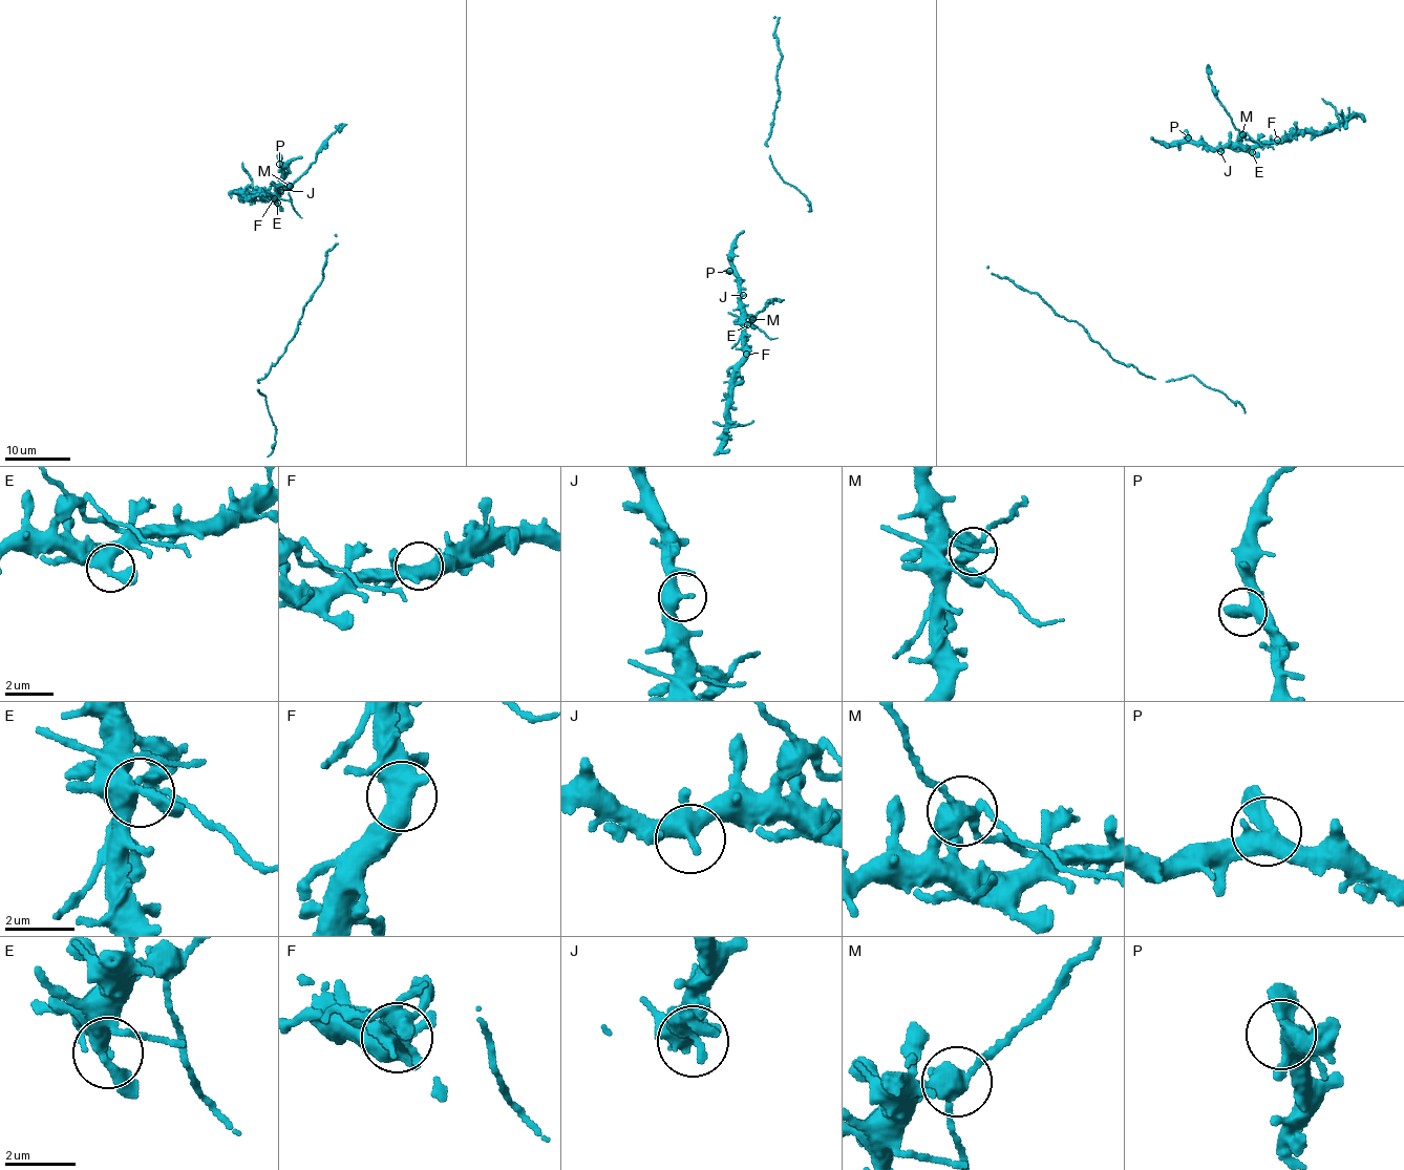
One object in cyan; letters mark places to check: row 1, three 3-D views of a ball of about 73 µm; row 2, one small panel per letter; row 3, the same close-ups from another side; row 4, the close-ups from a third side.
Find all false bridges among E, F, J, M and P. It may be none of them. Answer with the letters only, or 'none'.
M

